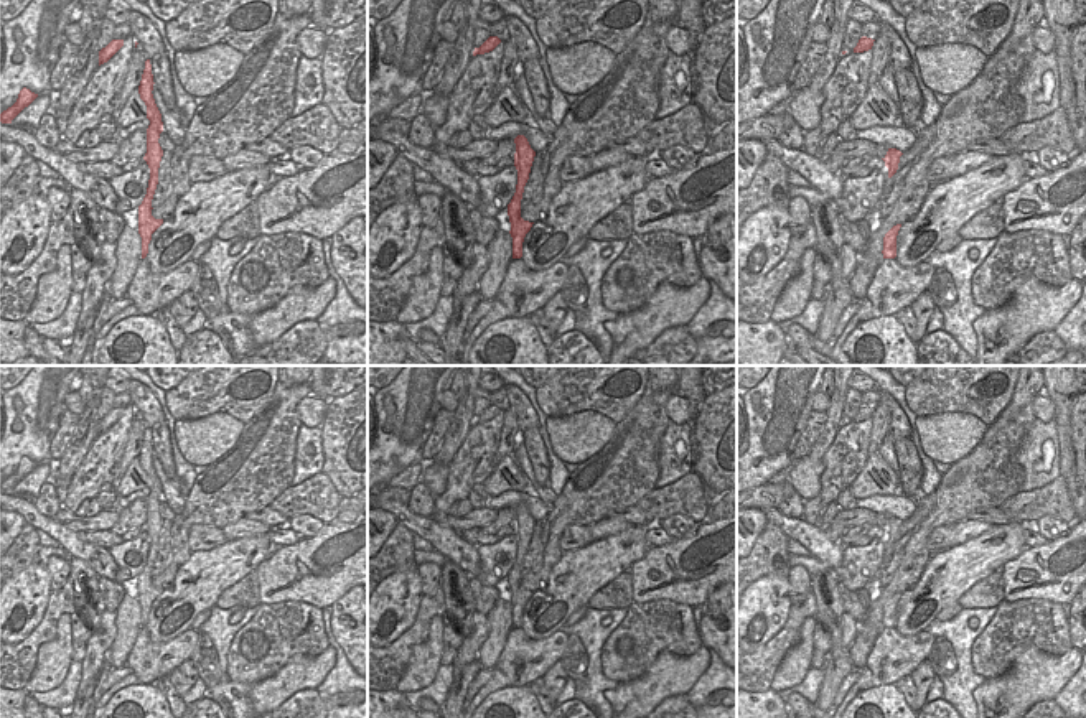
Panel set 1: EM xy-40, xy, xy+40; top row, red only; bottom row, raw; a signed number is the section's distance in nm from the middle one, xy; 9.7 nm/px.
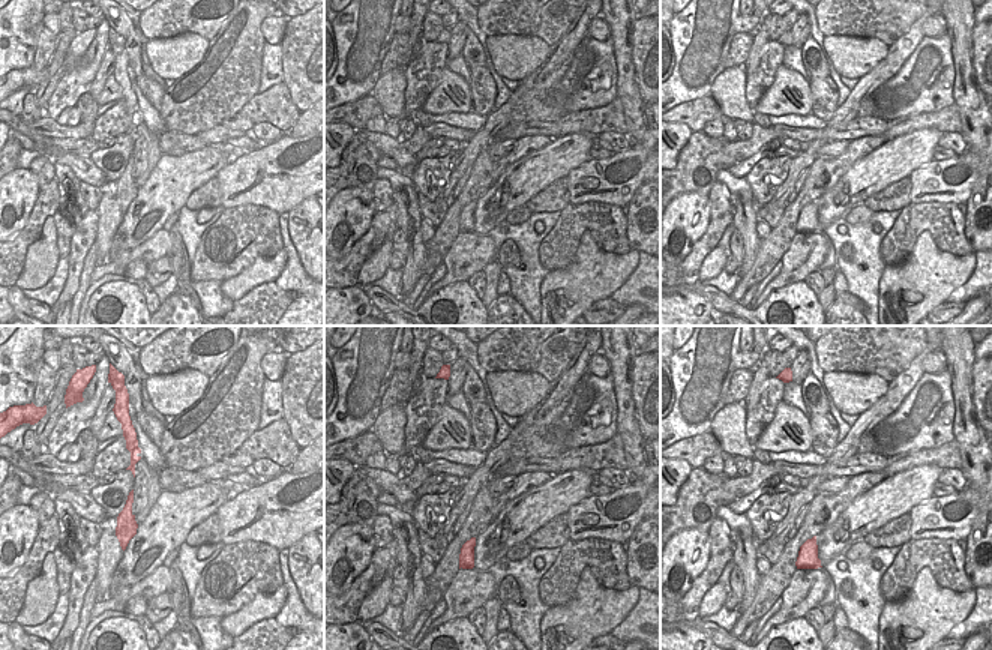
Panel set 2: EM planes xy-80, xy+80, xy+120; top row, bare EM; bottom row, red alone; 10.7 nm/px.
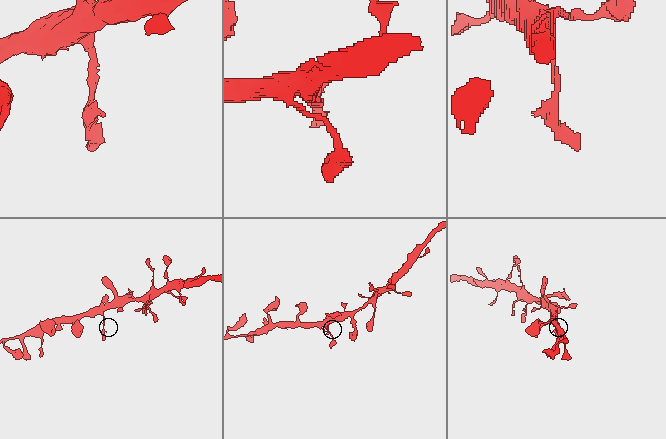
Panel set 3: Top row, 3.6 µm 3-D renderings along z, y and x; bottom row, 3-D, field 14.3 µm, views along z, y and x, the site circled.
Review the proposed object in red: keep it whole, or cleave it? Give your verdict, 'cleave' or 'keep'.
cleave

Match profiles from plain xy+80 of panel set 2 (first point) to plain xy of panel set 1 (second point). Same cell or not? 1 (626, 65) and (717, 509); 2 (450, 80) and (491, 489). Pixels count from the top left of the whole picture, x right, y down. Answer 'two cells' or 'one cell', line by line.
1: two cells
2: one cell

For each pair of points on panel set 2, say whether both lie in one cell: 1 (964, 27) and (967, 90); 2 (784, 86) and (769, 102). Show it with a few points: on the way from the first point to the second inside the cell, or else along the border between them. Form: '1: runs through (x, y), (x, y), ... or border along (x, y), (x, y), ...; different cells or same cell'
1: runs through (962, 42), (964, 75); same cell
2: runs through (781, 90), (773, 98); same cell

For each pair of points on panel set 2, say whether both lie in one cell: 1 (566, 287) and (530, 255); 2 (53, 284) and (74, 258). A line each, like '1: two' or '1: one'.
1: two
2: two

